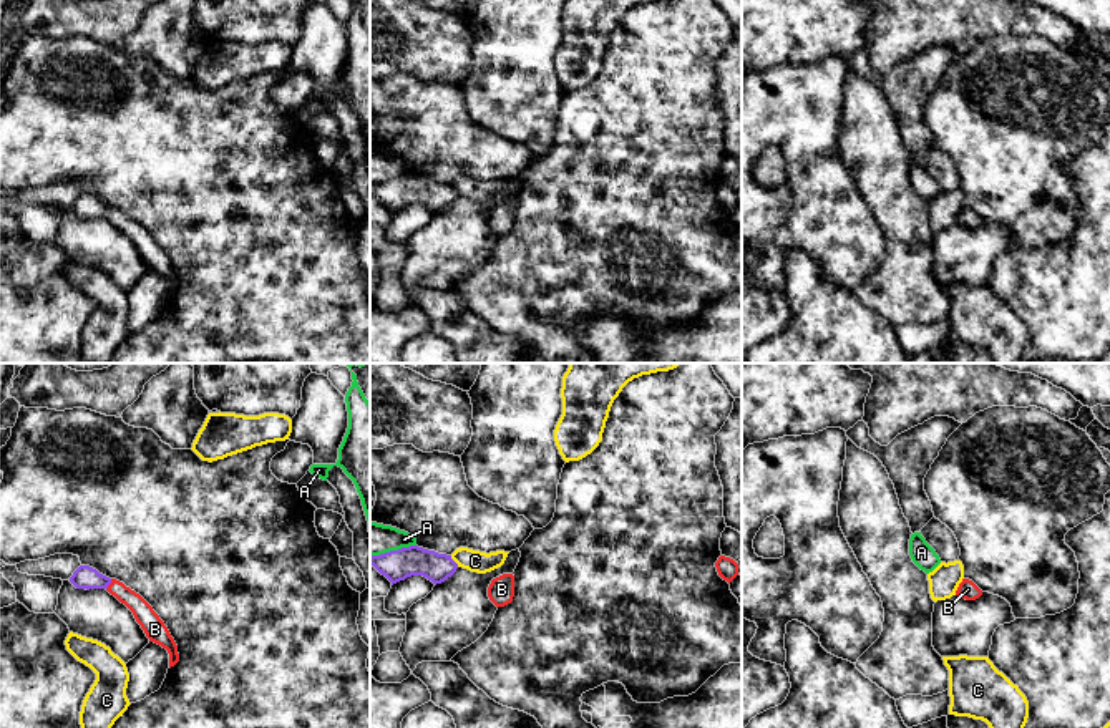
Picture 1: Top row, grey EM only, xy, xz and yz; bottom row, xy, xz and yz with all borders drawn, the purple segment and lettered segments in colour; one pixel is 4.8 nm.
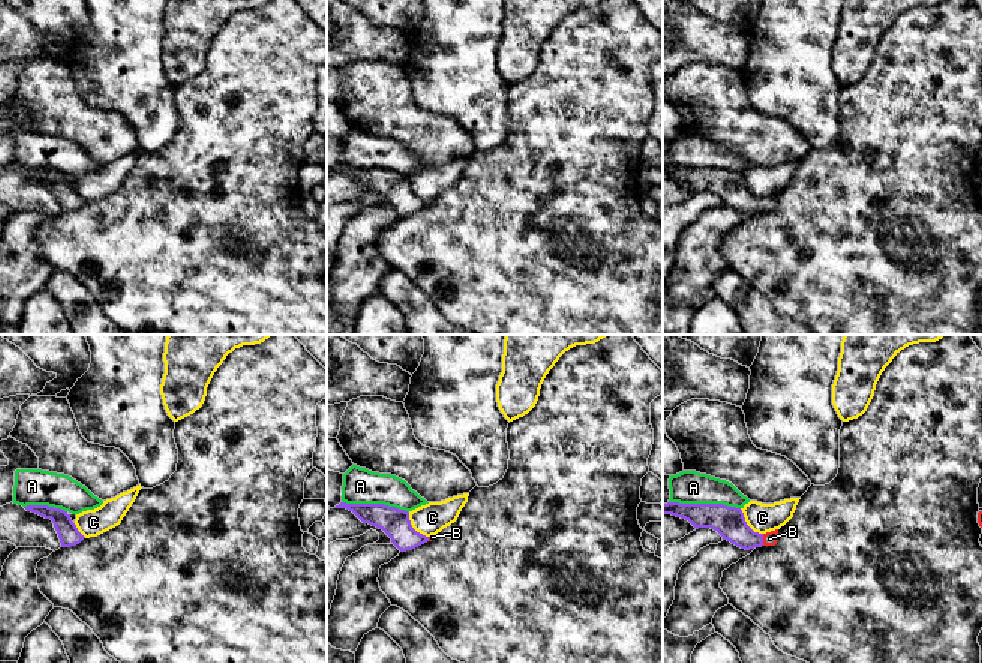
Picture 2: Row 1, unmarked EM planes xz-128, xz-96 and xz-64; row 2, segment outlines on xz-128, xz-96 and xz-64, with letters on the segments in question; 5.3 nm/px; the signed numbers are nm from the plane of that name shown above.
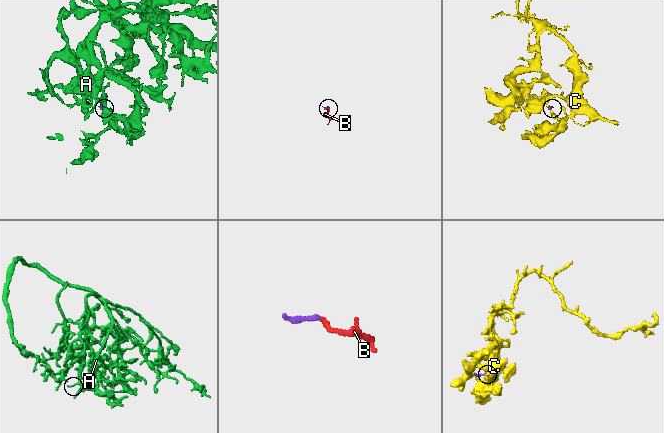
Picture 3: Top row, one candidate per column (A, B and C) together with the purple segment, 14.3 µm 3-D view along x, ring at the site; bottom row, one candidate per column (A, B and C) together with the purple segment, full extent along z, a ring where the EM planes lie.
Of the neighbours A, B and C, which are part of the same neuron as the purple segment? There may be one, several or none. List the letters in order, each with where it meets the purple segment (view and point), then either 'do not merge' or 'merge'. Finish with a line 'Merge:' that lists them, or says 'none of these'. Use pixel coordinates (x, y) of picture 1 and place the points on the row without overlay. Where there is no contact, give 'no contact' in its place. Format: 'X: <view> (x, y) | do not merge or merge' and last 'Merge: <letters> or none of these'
A: xz (392, 179) | do not merge
B: xy (110, 211) | merge
C: xz (453, 189) | do not merge
Merge: B

